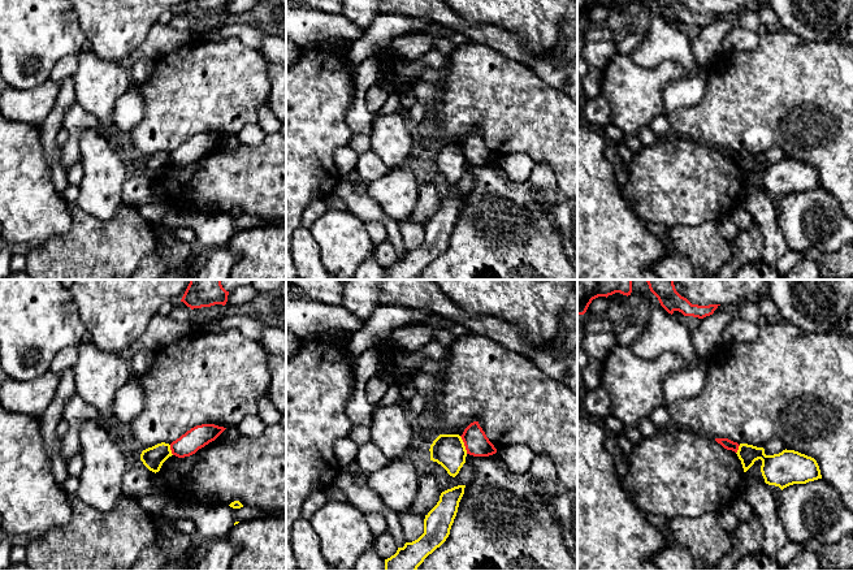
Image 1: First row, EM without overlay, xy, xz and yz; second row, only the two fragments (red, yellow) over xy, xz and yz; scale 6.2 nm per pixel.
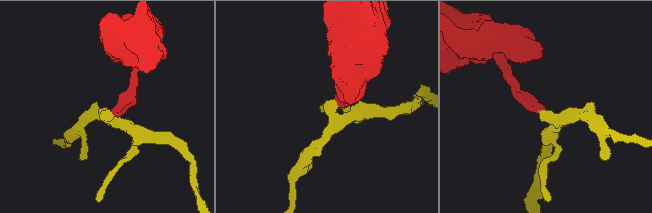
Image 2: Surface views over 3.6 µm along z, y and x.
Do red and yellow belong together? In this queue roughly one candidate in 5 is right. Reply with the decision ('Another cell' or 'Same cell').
Another cell

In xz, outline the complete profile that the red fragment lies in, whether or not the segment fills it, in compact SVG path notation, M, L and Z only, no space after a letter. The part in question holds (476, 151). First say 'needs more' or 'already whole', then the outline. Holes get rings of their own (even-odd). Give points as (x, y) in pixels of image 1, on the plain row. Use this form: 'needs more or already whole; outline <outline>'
already whole; outline M479 130L471 131L460 146L469 164L489 165L497 161L497 157L489 150Z

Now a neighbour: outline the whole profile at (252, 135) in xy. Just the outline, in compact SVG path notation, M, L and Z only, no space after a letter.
M259 124L246 125L237 135L238 140L248 147L260 146L265 137L267 134Z

